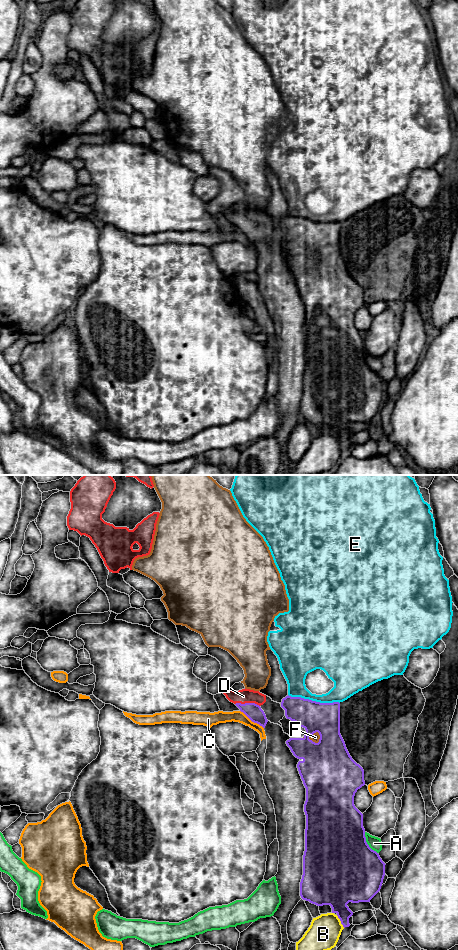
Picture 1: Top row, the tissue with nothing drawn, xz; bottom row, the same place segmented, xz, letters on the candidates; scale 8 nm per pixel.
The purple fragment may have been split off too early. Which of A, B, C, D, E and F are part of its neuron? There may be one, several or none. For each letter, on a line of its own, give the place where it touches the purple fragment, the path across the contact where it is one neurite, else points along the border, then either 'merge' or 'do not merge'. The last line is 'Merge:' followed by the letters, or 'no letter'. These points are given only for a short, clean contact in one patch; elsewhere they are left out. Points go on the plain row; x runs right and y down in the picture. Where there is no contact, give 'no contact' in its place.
A: meets purple in xz at (366, 363); do not merge
B: meets purple in xz at (340, 440); do not merge
C: meets purple in xz at (252, 241); do not merge
D: meets purple in xz at (247, 223); runs through xz (253, 231), (247, 223), (243, 216); merge
E: meets purple in xz at (314, 221); do not merge
F: meets purple in xz at (314, 252); do not merge
Merge: D

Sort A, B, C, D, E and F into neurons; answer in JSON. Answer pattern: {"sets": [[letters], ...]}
{"sets": [["A"], ["B"], ["C"], ["D"], ["E"], ["F"]]}

